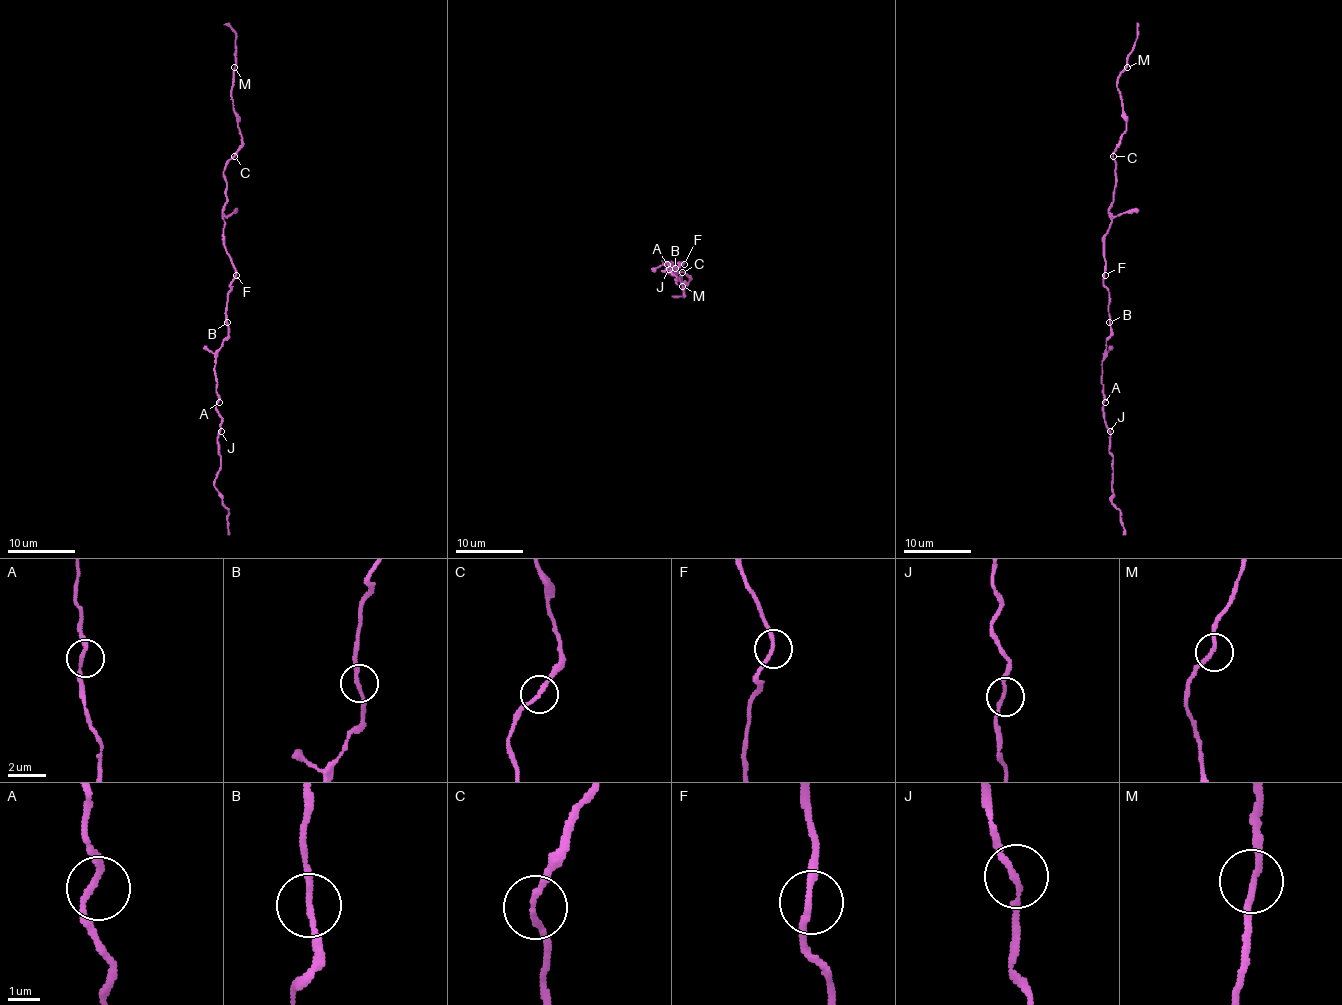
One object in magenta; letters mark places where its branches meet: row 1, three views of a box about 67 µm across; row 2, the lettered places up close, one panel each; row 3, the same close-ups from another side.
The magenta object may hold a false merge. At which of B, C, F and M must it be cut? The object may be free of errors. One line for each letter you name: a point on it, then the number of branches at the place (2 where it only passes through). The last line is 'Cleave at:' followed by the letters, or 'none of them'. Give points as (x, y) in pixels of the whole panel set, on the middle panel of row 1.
Cleave at: none of them

